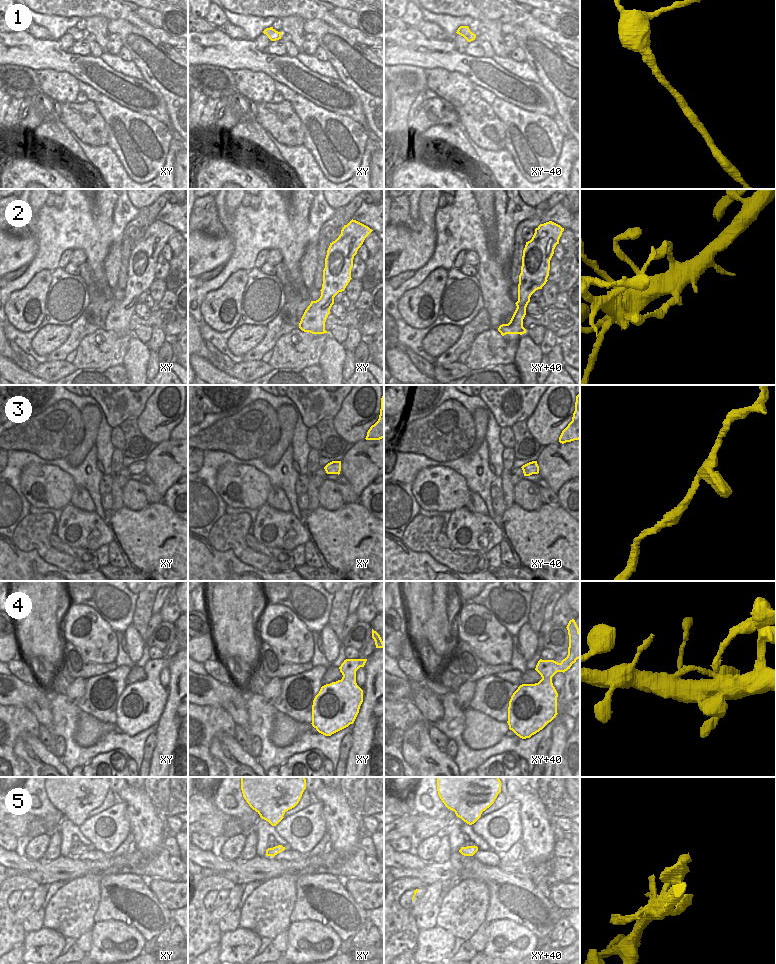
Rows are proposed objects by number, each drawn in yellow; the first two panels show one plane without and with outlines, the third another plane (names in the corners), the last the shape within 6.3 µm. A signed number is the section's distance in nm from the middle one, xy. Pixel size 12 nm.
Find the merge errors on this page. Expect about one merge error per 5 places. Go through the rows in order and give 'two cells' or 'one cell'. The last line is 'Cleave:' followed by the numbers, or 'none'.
1: one cell
2: two cells
3: one cell
4: one cell
5: one cell
Cleave: 2

